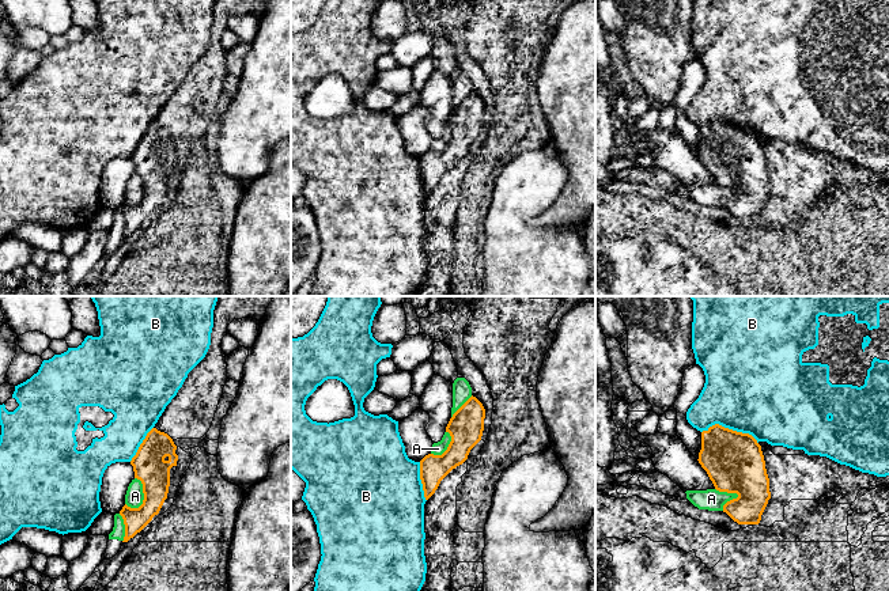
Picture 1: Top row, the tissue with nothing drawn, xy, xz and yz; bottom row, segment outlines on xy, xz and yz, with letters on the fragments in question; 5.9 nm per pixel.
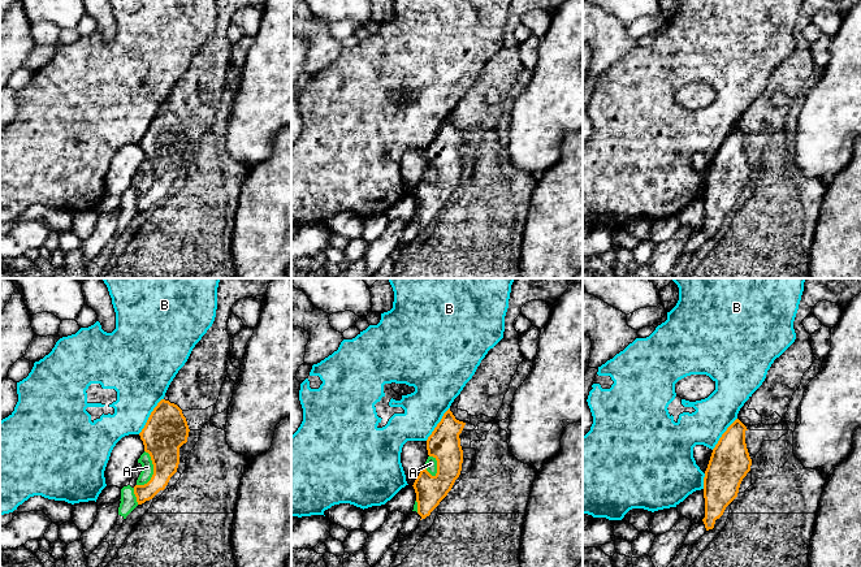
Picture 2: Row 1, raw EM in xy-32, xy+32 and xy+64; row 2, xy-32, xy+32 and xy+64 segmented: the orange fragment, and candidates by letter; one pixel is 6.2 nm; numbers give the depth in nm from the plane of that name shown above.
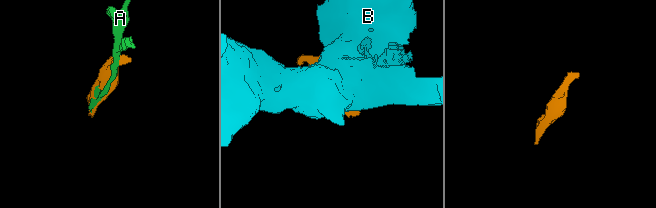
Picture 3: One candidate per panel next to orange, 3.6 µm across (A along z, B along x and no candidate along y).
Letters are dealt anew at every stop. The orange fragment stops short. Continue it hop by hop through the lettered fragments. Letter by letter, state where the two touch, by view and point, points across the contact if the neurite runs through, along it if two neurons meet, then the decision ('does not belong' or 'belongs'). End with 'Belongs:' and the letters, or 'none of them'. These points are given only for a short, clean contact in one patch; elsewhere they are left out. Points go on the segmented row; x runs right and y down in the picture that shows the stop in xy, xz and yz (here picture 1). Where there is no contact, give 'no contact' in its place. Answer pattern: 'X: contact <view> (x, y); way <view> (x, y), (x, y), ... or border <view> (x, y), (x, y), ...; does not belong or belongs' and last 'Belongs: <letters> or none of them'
A: contact xy (144, 495); does not belong
B: contact yz (730, 430); does not belong
Belongs: none of them

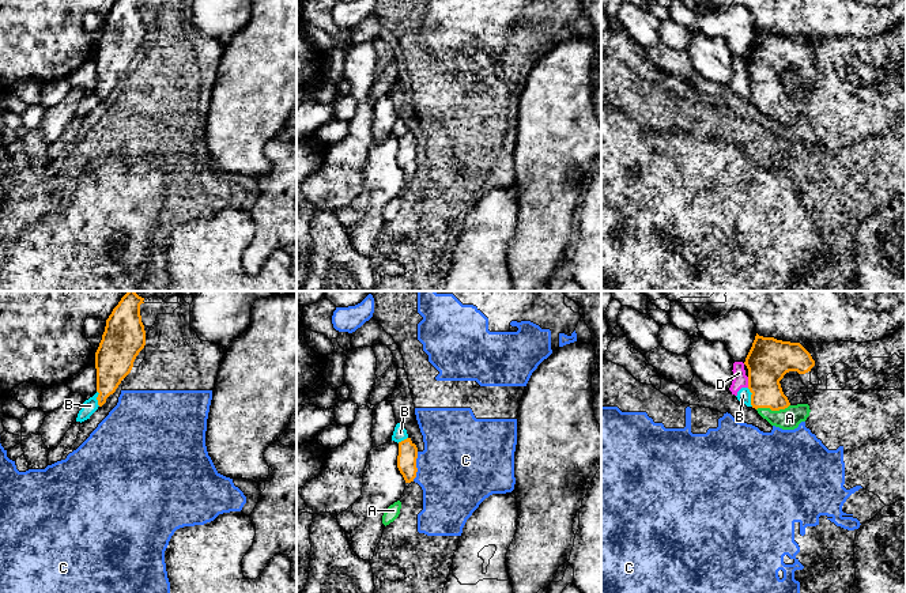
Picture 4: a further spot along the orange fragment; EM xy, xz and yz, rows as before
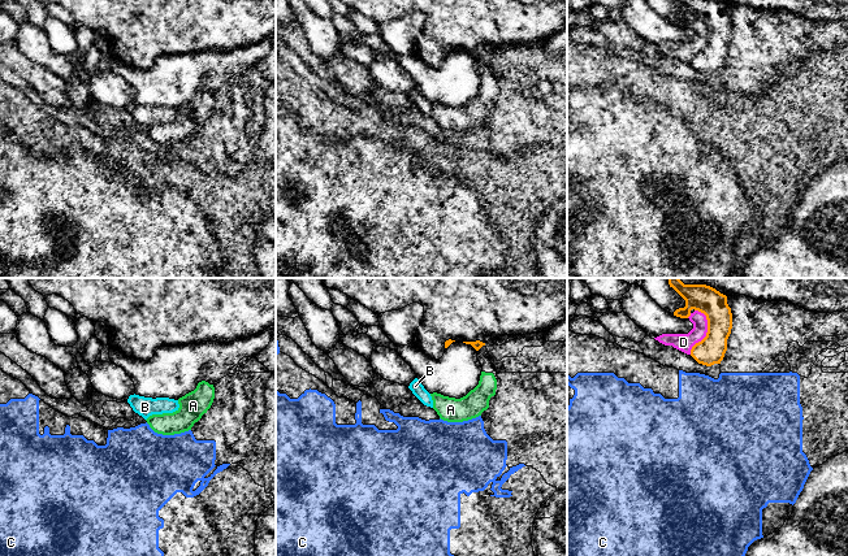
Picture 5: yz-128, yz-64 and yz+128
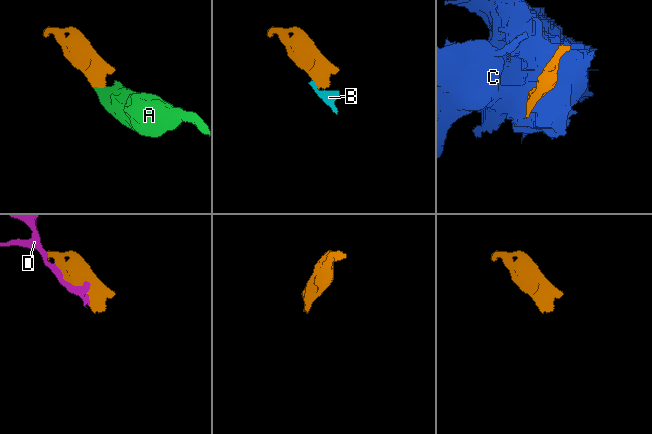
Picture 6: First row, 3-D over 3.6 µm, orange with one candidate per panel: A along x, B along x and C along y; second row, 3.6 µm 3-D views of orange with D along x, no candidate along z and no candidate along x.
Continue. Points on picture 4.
A: contact yz (773, 410); way yz (766, 369), (766, 392), (773, 410), (789, 418); belongs
B: contact yz (751, 397); border yz (747, 388), (751, 393), (752, 405); does not belong
C: contact xz (415, 467); border xz (418, 452), (416, 476), (412, 480); does not belong
D: contact yz (748, 382); does not belong
Belongs: A

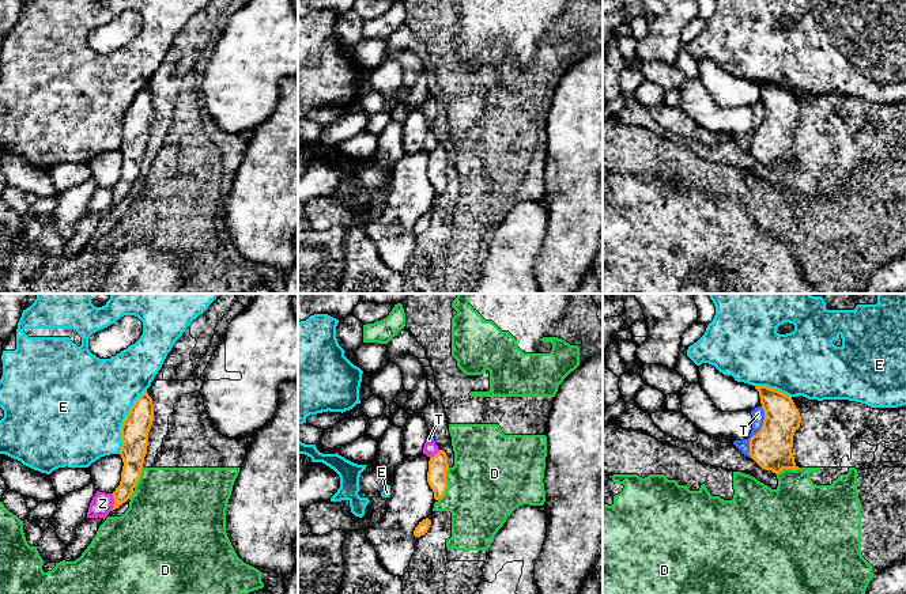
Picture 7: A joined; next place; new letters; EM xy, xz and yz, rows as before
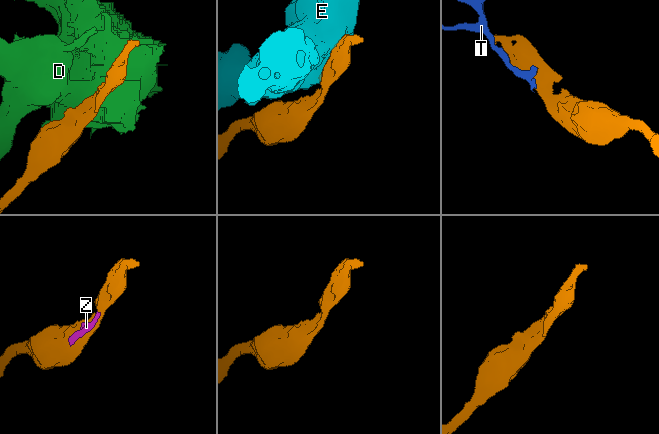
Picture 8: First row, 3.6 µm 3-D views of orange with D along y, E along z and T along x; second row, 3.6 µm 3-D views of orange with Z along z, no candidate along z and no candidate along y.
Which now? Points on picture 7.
D: contact xz (446, 484); does not belong
E: contact xy (124, 422); does not belong
T: contact yz (758, 432); does not belong
Z: contact xy (114, 502); does not belong
Belongs: none of them

